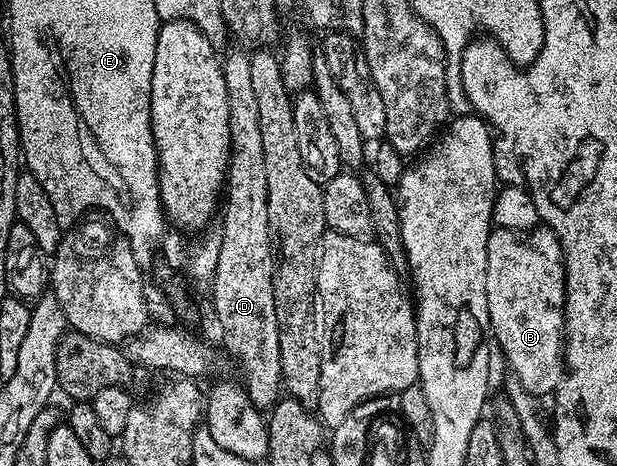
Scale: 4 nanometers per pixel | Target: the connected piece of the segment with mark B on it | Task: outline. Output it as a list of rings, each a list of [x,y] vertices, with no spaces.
[[[549,228],[533,230],[491,229],[488,236],[488,312],[493,341],[506,353],[513,377],[524,388],[524,392],[535,394],[543,390],[553,395],[562,383],[564,373],[564,335],[566,332],[566,263],[562,256],[562,245],[554,231]]]

